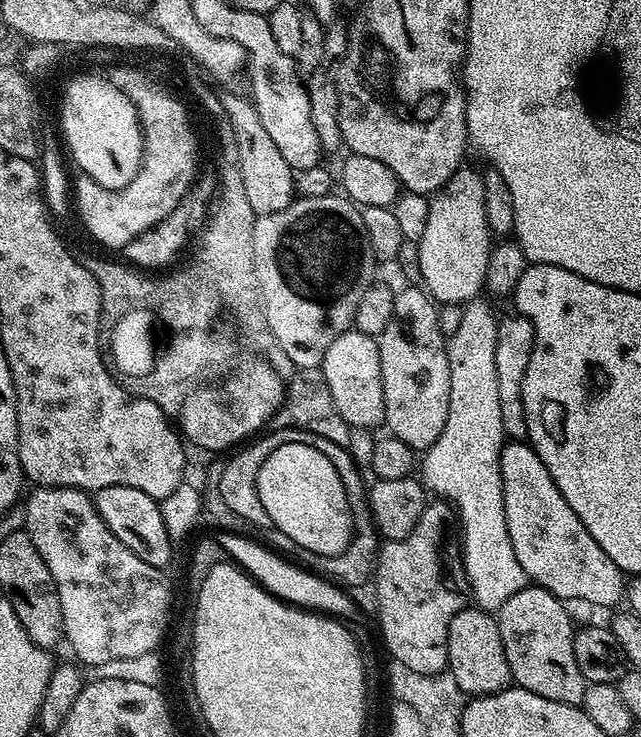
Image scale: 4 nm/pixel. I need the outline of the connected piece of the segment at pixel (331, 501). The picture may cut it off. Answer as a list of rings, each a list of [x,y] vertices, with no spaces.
[[[299,442],[279,446],[278,450],[266,458],[266,462],[262,464],[261,469],[259,470],[257,476],[257,490],[260,503],[265,507],[265,512],[271,520],[271,527],[273,529],[277,528],[277,530],[285,536],[285,541],[297,543],[298,545],[305,547],[306,550],[312,550],[314,554],[326,556],[342,554],[342,552],[346,550],[347,544],[351,542],[354,531],[350,508],[347,506],[347,492],[343,488],[343,482],[340,481],[338,470],[334,470],[334,466],[331,464],[329,458],[326,458],[326,455],[320,453],[314,446],[302,445]]]

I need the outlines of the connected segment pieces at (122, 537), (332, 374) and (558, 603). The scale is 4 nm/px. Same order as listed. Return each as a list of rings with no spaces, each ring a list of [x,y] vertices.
[[[117,484],[95,489],[94,499],[102,522],[106,522],[110,534],[114,534],[126,550],[134,550],[134,554],[138,554],[142,562],[150,562],[150,566],[167,569],[167,564],[172,560],[174,542],[166,530],[166,522],[162,522],[159,500],[150,498],[150,494],[142,494],[142,490],[134,490],[134,486]]]
[[[355,330],[342,333],[330,346],[324,355],[322,371],[326,378],[326,386],[330,386],[330,394],[334,394],[334,406],[338,406],[338,414],[353,428],[375,429],[384,424],[384,391],[380,376],[380,345],[373,337]]]
[[[526,586],[518,590],[518,594],[506,598],[506,606],[495,613],[496,625],[502,634],[502,650],[506,650],[506,662],[510,662],[515,687],[550,698],[550,702],[580,706],[586,681],[574,658],[574,623],[564,608],[567,608],[565,601],[544,588]]]

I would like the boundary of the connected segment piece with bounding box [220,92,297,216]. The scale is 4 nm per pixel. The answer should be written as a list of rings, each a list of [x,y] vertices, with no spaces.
[[[236,92],[220,96],[224,107],[223,119],[230,122],[232,137],[238,146],[242,183],[246,185],[246,197],[251,209],[257,216],[278,214],[278,210],[286,210],[286,206],[290,206],[297,195],[294,169],[286,162],[286,158],[282,158],[282,154],[278,154],[278,146],[274,146],[270,134],[266,134],[266,126],[262,126],[262,118],[258,118],[255,103],[247,95],[244,96]]]

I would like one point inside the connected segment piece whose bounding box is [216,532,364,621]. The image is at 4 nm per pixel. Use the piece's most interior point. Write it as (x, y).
(284, 579)

